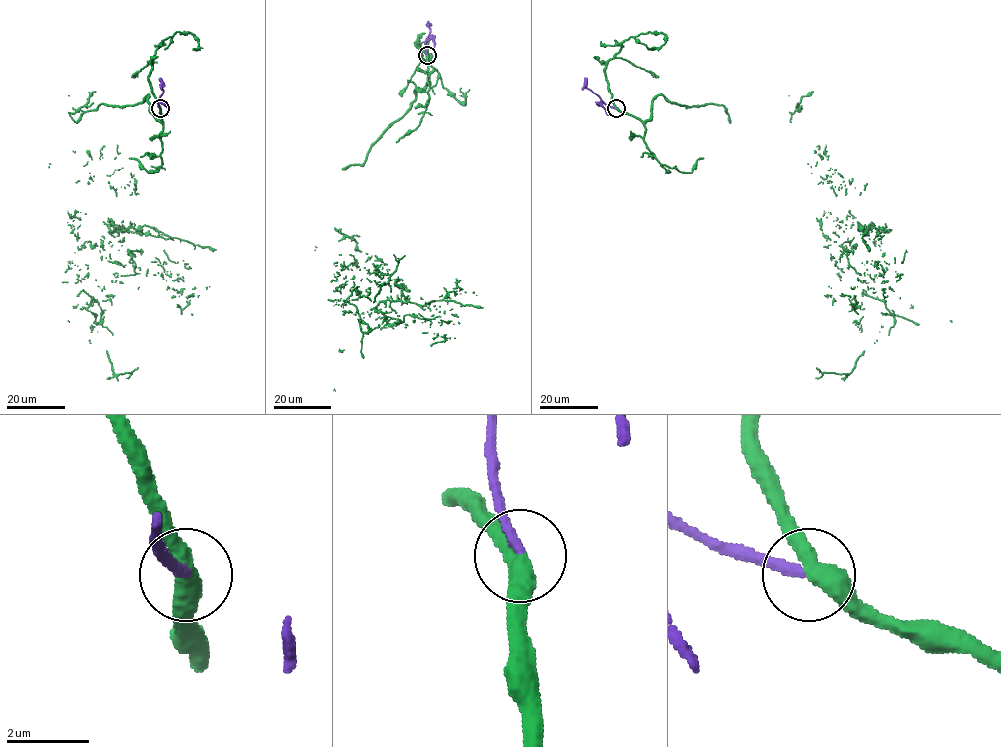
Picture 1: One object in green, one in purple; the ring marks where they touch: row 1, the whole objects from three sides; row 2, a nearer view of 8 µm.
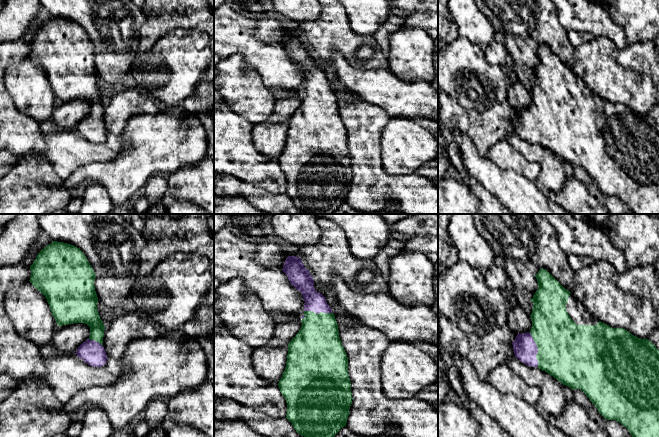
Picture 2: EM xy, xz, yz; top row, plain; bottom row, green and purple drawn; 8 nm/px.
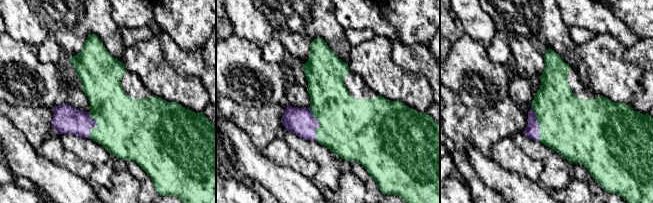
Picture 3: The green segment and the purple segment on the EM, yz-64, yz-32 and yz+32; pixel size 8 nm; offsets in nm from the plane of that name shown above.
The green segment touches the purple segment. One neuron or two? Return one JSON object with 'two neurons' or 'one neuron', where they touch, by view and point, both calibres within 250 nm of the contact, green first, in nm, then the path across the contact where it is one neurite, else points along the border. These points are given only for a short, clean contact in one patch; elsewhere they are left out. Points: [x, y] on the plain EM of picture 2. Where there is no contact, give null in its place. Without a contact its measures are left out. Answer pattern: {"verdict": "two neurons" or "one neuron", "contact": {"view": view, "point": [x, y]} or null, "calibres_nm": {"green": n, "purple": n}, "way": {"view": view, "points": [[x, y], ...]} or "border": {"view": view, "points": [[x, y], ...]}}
{"verdict": "one neuron", "contact": {"view": "yz", "point": [538, 125]}, "calibres_nm": {"green": 460, "purple": 190}, "way": {"view": "yz", "points": [[569, 128], [538, 125], [525, 125]]}}

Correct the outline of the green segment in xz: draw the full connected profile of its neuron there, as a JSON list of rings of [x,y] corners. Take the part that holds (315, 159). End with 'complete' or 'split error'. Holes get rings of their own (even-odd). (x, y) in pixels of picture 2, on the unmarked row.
[[[288,32],[283,48],[290,59],[304,74],[304,90],[299,108],[288,120],[286,143],[278,162],[287,179],[286,194],[292,199],[297,209],[305,214],[333,214],[346,202],[349,185],[352,180],[351,158],[348,150],[348,134],[339,113],[338,100],[325,73],[314,64],[314,56],[299,33]]]; split error

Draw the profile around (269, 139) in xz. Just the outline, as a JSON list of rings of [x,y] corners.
[[[269,120],[254,123],[252,140],[256,150],[269,160],[278,160],[286,143],[288,123],[272,123]]]

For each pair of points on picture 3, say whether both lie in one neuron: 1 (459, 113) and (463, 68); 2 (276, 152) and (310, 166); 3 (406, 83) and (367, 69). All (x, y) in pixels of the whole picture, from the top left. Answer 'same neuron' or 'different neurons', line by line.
1: different neurons
2: same neuron
3: same neuron

